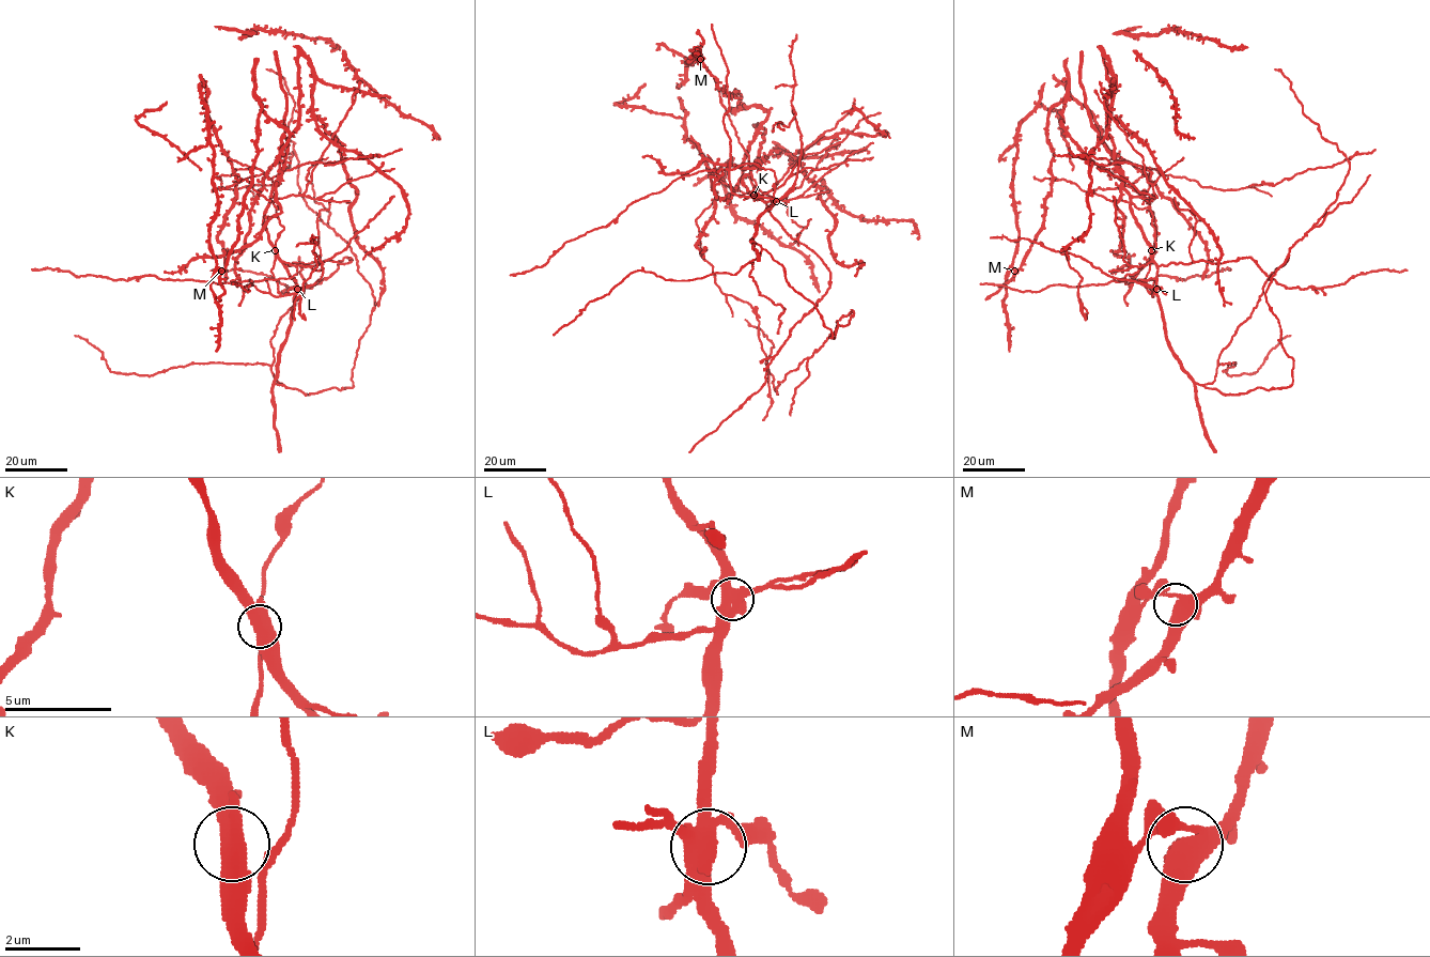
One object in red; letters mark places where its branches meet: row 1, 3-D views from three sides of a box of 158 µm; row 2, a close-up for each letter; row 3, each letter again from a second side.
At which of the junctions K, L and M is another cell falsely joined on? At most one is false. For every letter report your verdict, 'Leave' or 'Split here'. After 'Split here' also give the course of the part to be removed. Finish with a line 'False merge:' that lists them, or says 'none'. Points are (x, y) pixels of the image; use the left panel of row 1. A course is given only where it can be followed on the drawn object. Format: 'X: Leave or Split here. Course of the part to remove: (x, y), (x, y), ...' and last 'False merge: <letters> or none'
K: Leave
L: Split here. Course of the part to remove: (297, 289), (309, 287), (322, 276), (322, 262), (313, 252), (316, 266), (294, 303), (294, 320)
M: Leave
False merge: L

